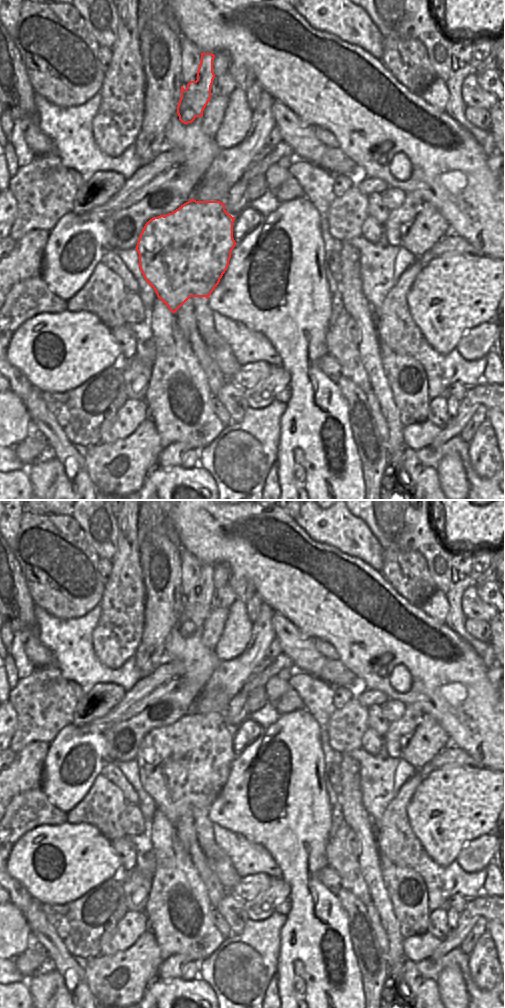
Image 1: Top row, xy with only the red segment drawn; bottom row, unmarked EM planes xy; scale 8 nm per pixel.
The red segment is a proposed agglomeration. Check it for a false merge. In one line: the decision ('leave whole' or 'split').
split

